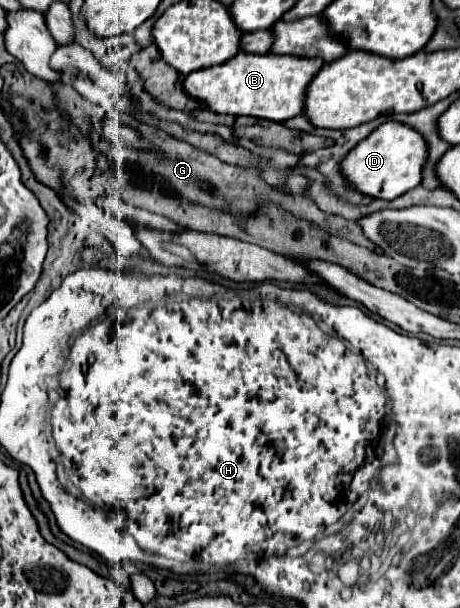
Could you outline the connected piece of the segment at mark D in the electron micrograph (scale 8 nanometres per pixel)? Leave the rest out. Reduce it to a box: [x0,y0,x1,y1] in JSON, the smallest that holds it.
[342,122,428,200]

